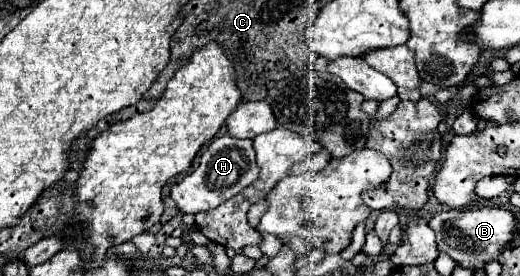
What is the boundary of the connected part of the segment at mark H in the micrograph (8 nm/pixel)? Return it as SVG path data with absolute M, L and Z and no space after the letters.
M225 134L221 138L215 138L209 148L203 152L199 166L193 170L193 174L185 176L181 182L177 182L171 188L171 198L177 202L181 212L203 212L217 208L225 200L239 194L243 188L251 186L259 176L259 166L255 162L255 148L253 140L241 140L231 138L231 134Z

